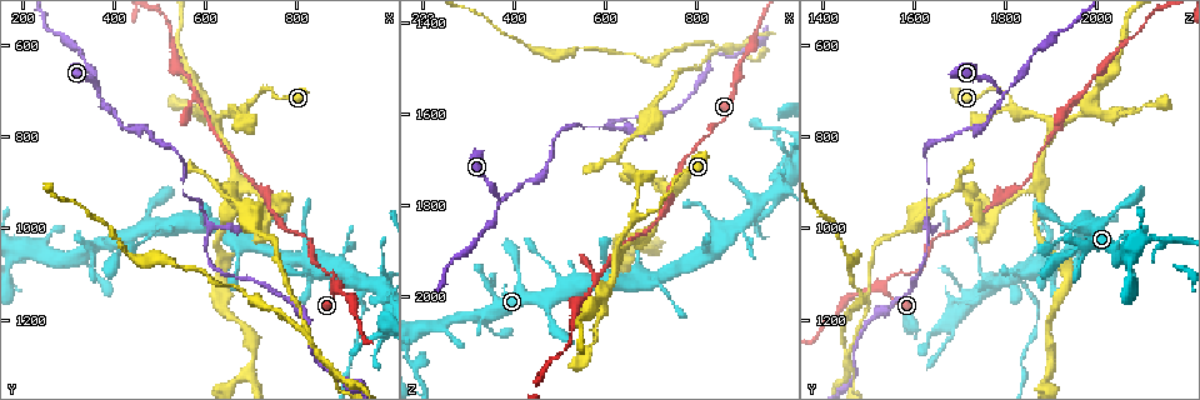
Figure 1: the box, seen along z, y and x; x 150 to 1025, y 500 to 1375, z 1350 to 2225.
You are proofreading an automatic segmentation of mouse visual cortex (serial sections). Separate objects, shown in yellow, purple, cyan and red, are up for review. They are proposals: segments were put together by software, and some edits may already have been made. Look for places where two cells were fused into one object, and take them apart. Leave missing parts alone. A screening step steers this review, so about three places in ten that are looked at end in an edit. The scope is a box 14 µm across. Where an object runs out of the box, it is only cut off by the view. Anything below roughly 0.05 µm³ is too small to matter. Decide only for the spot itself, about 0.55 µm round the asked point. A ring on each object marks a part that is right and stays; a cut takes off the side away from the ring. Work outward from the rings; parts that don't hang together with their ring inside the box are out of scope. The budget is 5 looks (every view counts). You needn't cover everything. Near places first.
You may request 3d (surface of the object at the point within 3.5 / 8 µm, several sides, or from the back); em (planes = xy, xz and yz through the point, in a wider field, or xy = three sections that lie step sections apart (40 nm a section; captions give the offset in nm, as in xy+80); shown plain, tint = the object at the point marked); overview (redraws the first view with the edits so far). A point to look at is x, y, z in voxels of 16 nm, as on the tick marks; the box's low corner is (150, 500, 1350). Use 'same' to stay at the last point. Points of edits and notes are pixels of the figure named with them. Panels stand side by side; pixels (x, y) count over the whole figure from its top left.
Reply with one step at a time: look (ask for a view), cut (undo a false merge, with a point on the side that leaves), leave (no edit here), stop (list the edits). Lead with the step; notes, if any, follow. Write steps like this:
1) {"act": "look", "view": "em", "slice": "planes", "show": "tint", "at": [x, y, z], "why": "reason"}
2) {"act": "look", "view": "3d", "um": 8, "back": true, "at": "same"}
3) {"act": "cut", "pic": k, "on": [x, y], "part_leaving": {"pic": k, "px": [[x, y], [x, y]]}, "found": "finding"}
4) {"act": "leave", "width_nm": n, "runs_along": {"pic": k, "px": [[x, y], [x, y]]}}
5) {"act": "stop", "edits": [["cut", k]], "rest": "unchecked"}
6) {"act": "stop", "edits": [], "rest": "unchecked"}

{"act": "look", "view": "em", "slice": "xy", "step": 1, "show": "tint", "at": [630, 765, 1900], "why": "sharp bend"}

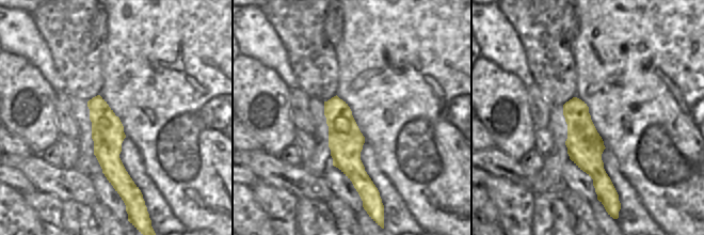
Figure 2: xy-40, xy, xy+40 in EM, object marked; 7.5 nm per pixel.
{"act": "look", "view": "3d", "um": 3.5, "at": "same", "why": "wider look"}

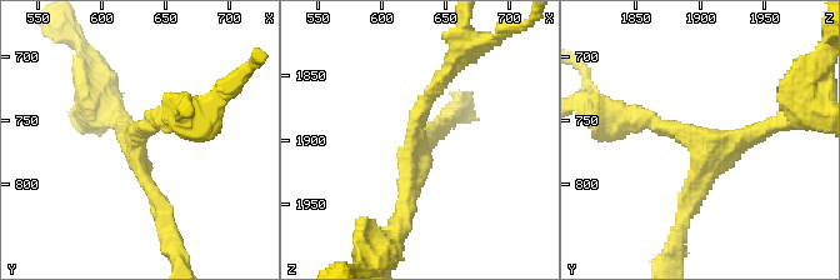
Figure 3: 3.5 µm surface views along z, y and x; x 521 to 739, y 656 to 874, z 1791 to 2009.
{"act": "leave", "arm_widths_nm": [200, 200, 200], "runs_along": {"pic": 3, "px": [[634, 118], [704, 151], [685, 213]]}, "found": "one cell here"}

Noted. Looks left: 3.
{"act": "look", "view": "em", "slice": "xy", "step": 3, "show": "tint", "at": [675, 910, 1870], "why": "arms part here"}

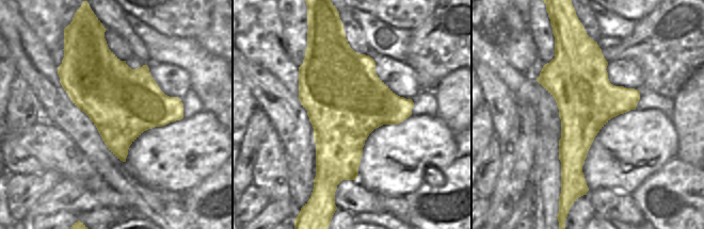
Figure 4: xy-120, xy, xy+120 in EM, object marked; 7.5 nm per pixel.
{"act": "look", "view": "3d", "um": 3.5, "at": "same"}

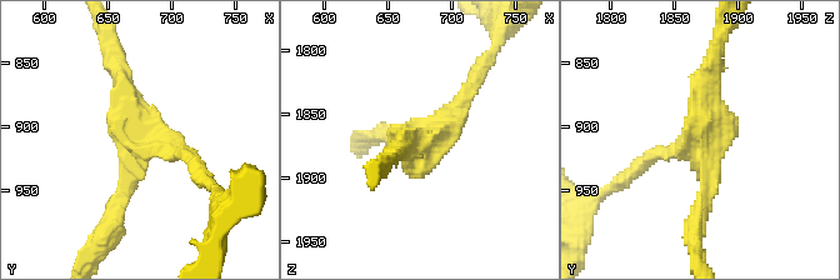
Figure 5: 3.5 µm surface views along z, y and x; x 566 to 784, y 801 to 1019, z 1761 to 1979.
{"act": "leave", "runs_along": {"pic": 5, "px": [[115, 58], [126, 116], [191, 161]]}, "found": "one cell here"}

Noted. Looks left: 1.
{"act": "stop", "edits": [], "rest": "unchecked"}

